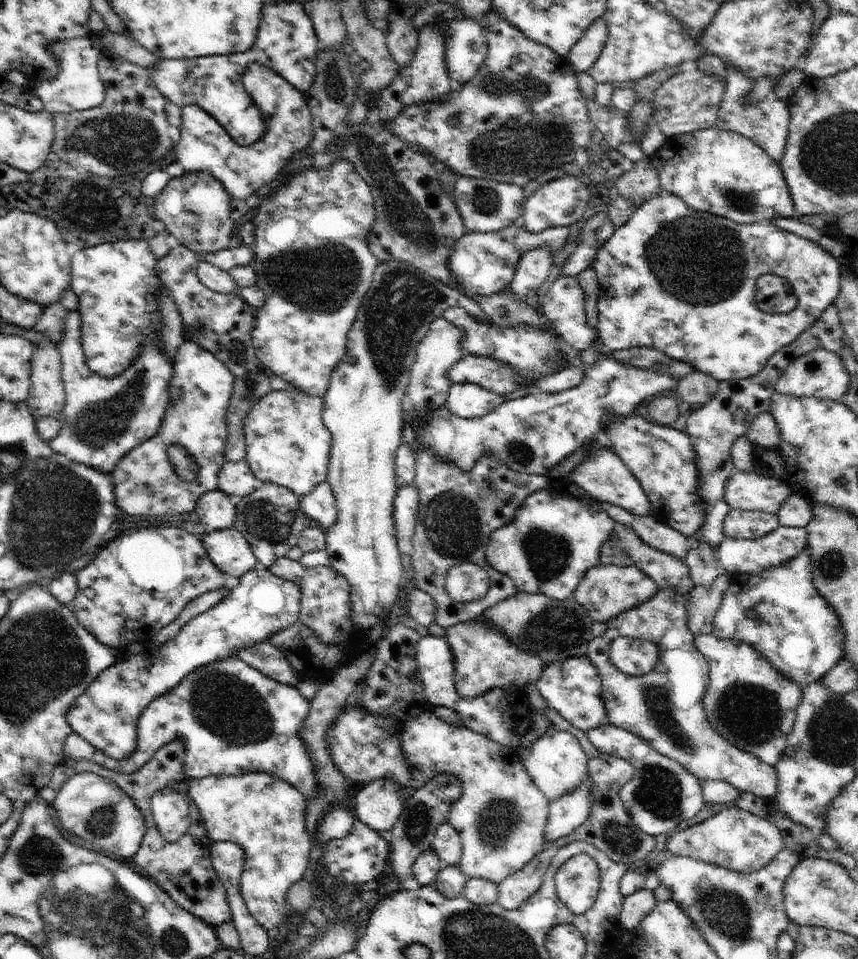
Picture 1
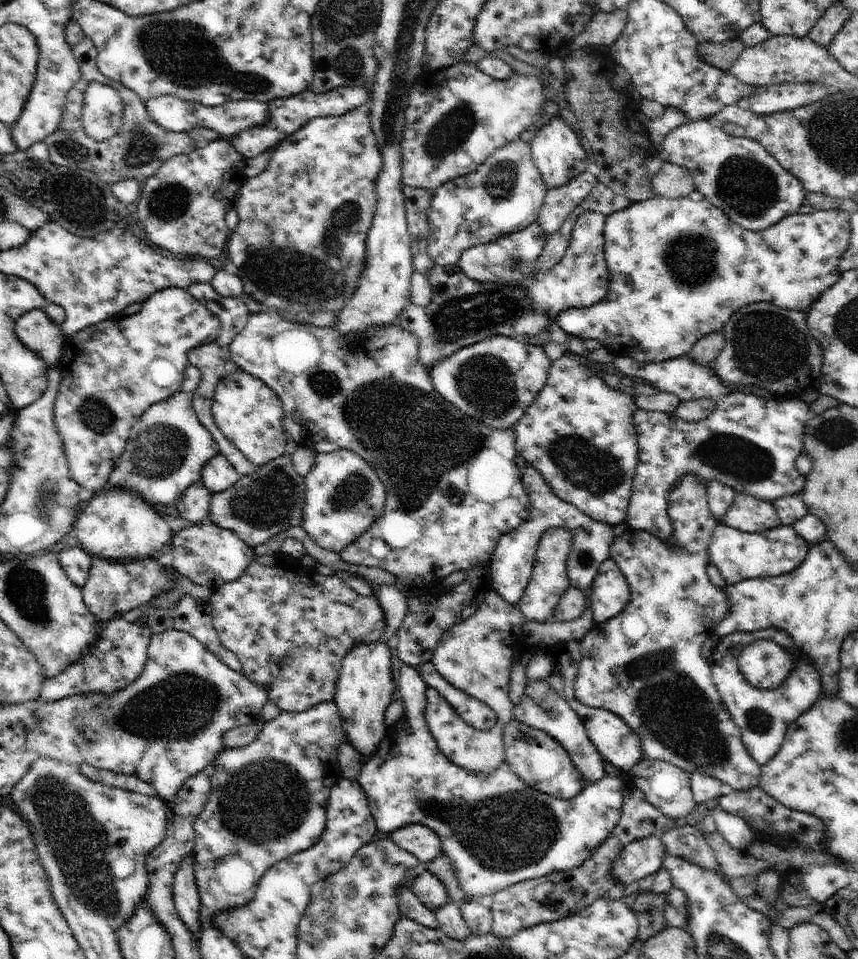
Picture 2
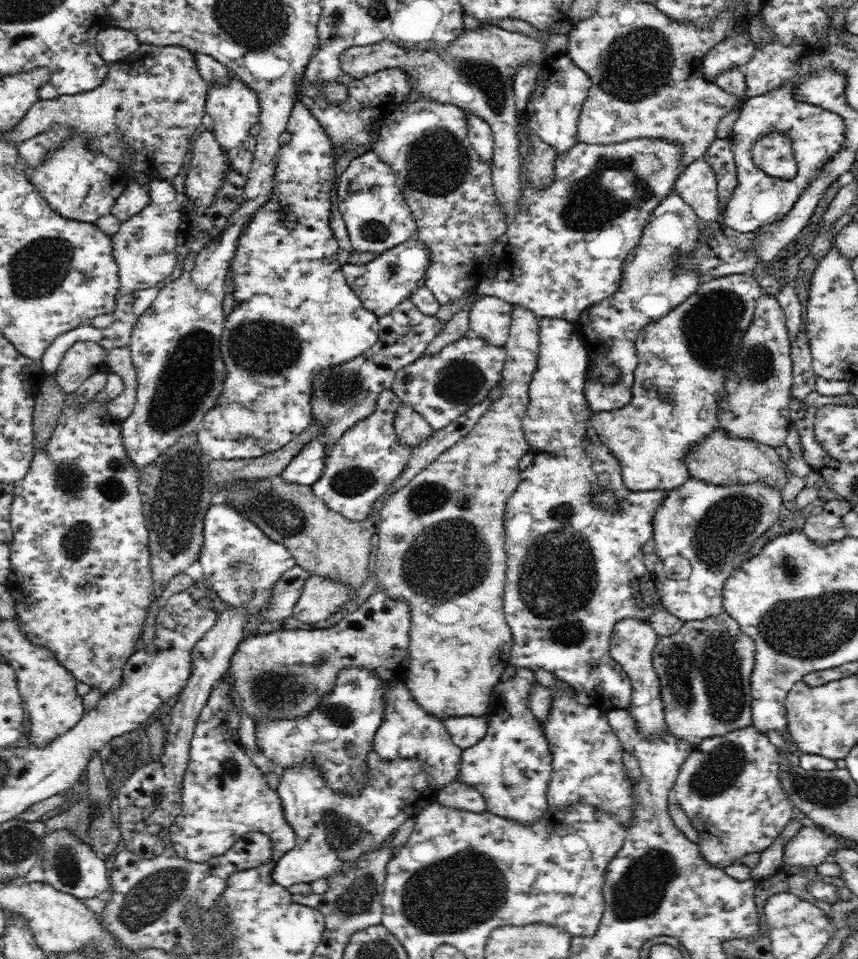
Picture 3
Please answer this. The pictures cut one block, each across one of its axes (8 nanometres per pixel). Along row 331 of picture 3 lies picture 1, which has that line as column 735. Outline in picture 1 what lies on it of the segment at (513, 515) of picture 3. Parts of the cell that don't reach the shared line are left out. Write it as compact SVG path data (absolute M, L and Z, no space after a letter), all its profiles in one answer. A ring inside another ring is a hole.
M780 525L774 532L758 539L728 538L720 543L716 550L718 564L726 573L737 574L762 574L768 568L778 568L794 560L802 550L807 548L807 530L805 528L785 527Z

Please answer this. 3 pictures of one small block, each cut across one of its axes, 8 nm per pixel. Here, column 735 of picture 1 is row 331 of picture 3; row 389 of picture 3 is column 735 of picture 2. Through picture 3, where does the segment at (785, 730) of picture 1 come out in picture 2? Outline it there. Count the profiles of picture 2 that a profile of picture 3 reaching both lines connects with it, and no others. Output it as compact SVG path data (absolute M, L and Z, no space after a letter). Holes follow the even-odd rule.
M776 628L762 629L752 633L733 633L719 640L709 659L713 684L718 690L732 721L741 731L741 740L750 757L760 766L765 766L781 750L789 727L803 713L806 713L822 694L820 674L812 661L798 657L789 676L779 688L760 689L751 686L739 670L739 655L752 642L759 639L770 639L792 655L799 654L799 648L792 638Z

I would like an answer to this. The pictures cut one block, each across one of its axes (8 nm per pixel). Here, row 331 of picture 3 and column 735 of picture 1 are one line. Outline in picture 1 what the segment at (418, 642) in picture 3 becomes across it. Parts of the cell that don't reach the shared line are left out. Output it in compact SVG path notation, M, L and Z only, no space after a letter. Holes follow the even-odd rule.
M731 509L726 514L723 527L728 538L754 540L774 532L780 525L777 514Z

